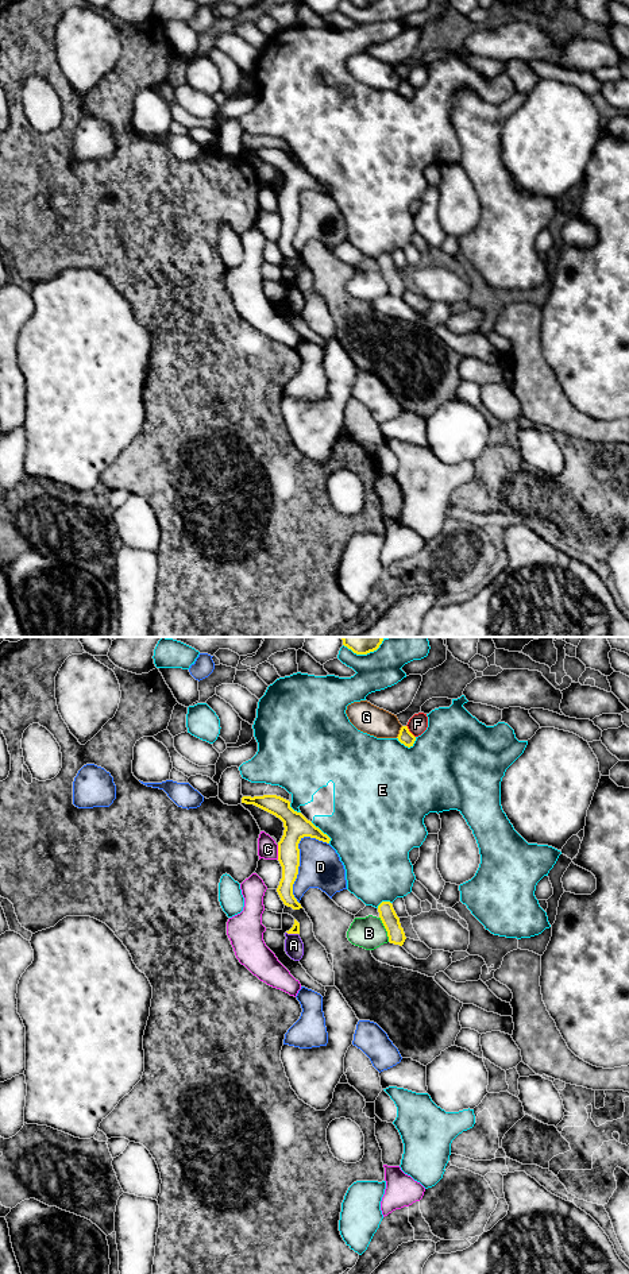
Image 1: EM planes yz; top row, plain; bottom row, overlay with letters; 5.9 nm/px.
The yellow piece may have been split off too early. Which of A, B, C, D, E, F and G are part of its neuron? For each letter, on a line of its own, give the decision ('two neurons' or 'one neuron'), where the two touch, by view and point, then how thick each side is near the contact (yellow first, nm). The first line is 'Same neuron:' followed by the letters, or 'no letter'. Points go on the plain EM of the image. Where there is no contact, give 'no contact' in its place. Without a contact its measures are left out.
Same neuron: no letter
A: two neurons | yz (292, 285) | 50/110 nm
B: two neurons | yz (385, 280) | 100/190 nm
C: two neurons | yz (278, 204) | 150/120 nm
D: two neurons | yz (297, 220) | 150/260 nm
E: two neurons | yz (406, 97) | 90/480 nm
F: two neurons | yz (409, 84) | 90/110 nm
G: two neurons | yz (400, 84) | 90/170 nm

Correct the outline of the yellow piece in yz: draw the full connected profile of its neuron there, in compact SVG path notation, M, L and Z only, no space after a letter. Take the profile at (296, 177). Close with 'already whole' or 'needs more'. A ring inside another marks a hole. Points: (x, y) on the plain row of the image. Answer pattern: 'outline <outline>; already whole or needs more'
outline M277 147L243 148L242 155L254 157L283 174L283 188L278 194L278 213L282 219L282 231L277 244L285 258L293 262L302 260L293 247L293 236L298 227L300 201L304 189L316 190L329 196L331 190L308 173L301 165L290 159L290 154Z; already whole

